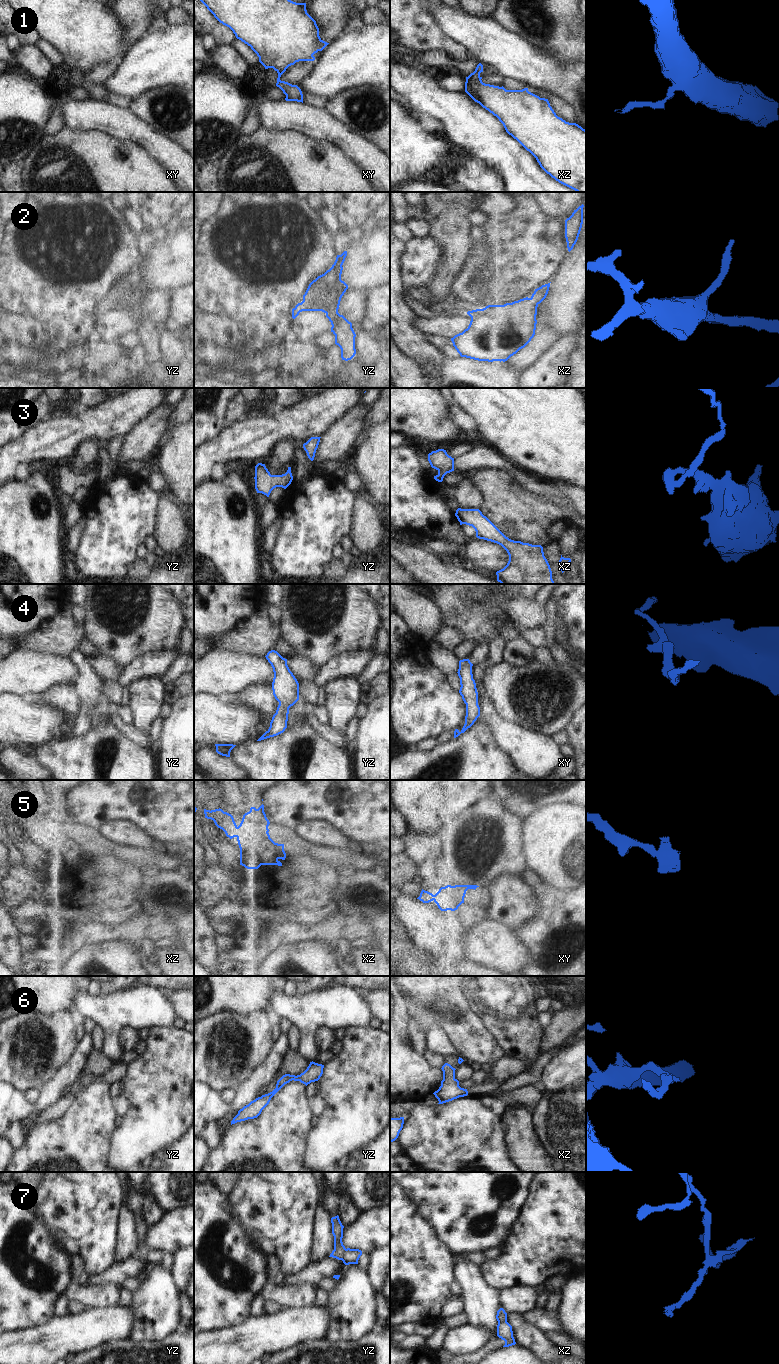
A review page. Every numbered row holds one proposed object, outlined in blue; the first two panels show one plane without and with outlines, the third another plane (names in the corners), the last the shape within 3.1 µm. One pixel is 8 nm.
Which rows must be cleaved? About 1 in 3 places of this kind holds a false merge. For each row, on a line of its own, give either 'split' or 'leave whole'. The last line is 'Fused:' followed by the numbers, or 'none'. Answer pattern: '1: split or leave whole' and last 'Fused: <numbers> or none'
1: leave whole
2: leave whole
3: leave whole
4: leave whole
5: leave whole
6: leave whole
7: leave whole
Fused: none

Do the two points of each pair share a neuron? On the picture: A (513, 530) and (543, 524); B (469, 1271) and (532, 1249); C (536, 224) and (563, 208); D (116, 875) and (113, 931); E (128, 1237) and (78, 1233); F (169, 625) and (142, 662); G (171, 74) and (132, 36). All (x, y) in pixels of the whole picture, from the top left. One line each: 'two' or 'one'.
A: one
B: two
C: two
D: two
E: two
F: two
G: two

